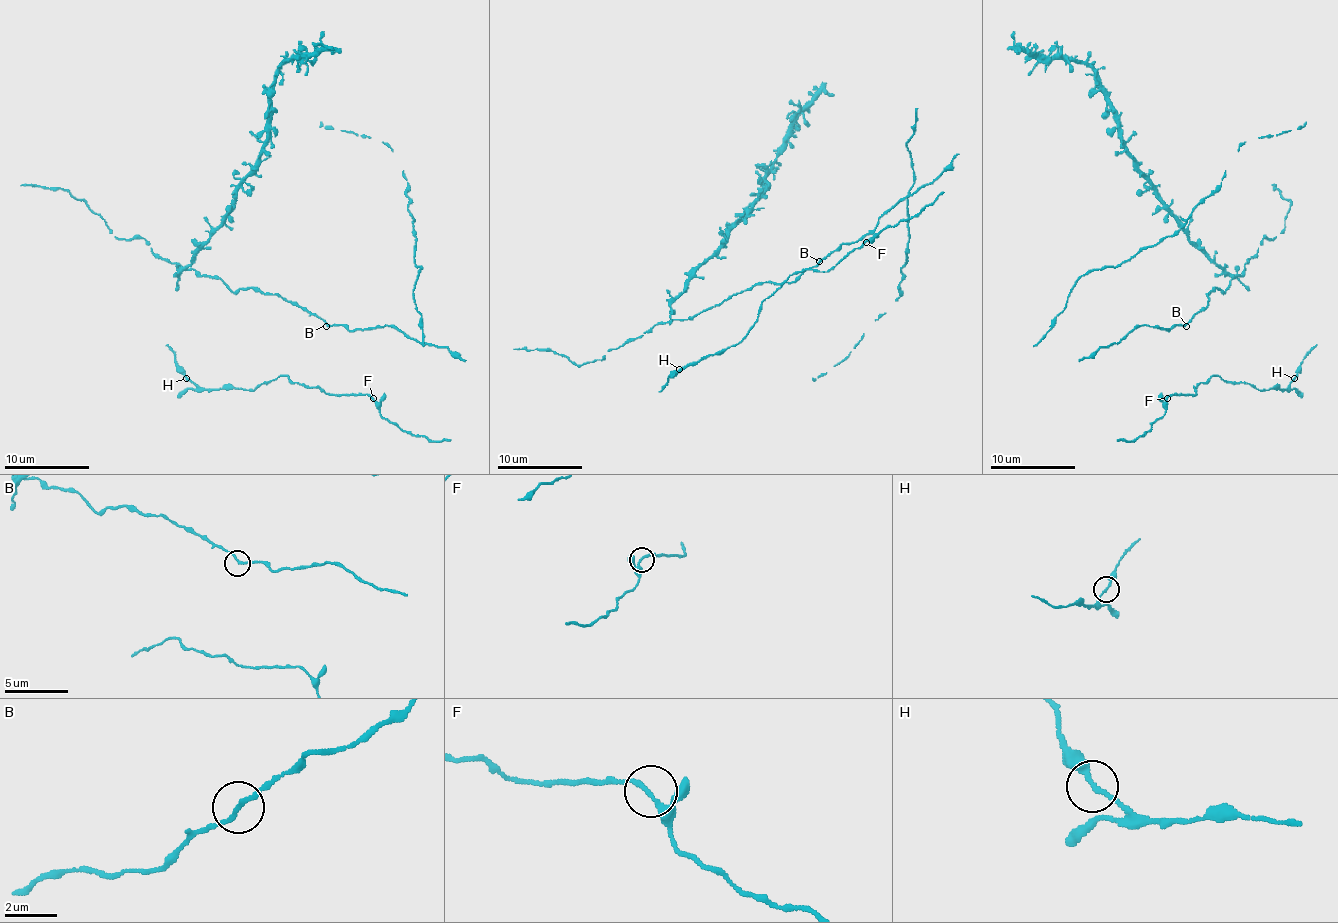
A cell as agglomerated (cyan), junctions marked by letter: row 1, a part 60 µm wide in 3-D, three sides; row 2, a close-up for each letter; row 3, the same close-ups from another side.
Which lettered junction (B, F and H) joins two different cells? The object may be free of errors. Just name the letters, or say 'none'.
none

